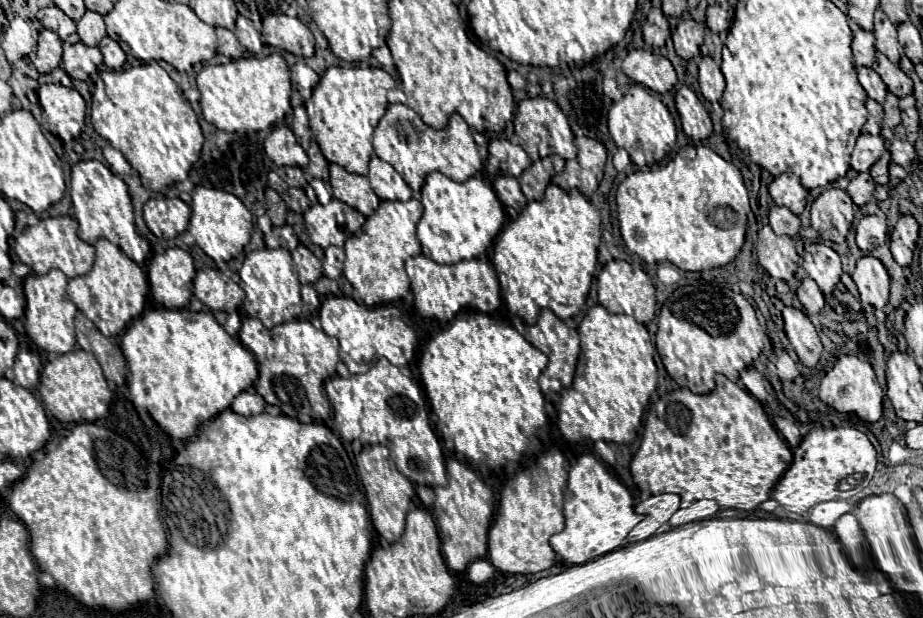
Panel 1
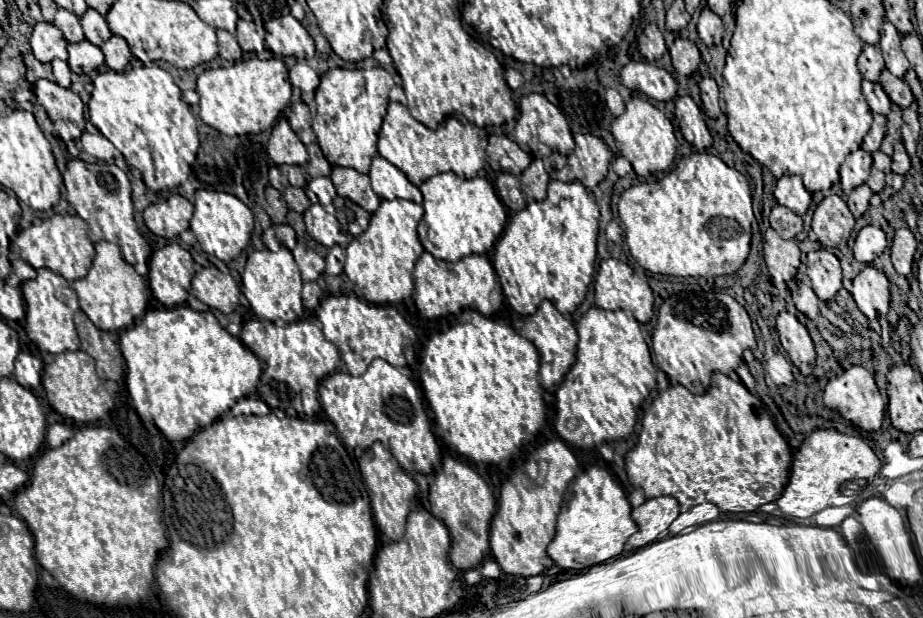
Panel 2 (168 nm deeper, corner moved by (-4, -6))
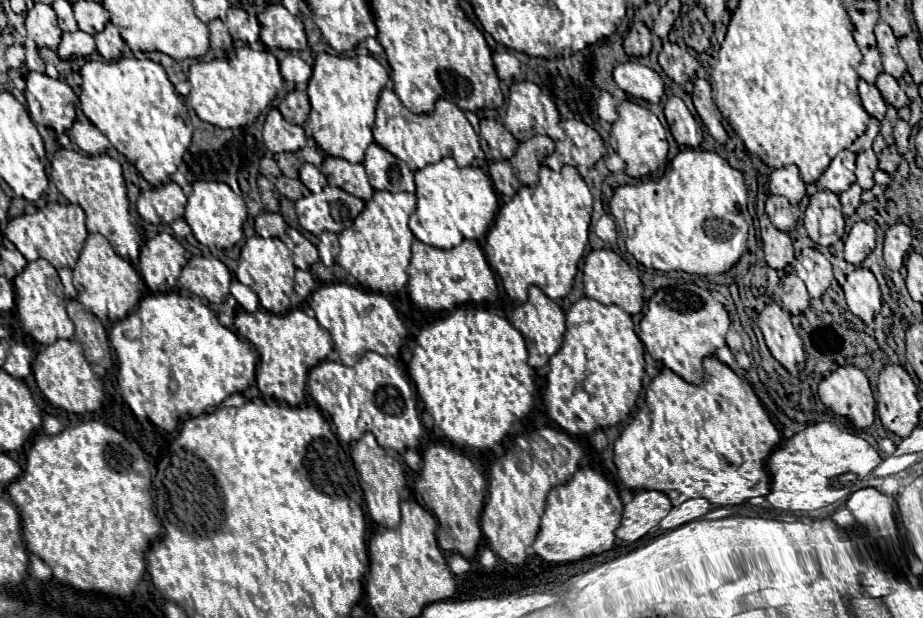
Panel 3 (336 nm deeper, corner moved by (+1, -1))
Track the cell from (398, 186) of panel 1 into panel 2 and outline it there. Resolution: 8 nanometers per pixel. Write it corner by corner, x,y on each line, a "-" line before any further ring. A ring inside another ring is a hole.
376,156
372,160
368,176
372,180
372,190
380,198
384,198
384,200
404,198
404,200
412,200
416,204
422,204
422,192
418,190
418,186
414,186
406,178
406,174
402,170
398,170
394,164
390,164
386,158

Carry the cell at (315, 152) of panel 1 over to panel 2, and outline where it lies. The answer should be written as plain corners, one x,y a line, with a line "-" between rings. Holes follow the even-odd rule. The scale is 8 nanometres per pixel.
312,142
310,146
308,146
308,164
306,164
306,172
310,174
310,176
330,176
330,172
332,172
332,166
330,166
330,162
324,158
324,154
322,154
322,150
320,150
320,146
316,144
316,142

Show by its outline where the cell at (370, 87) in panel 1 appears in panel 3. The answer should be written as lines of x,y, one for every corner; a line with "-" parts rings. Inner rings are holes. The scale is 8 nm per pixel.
319,53
315,57
313,75
309,79
309,127
313,127
313,139
325,155
339,157
349,163
363,161
365,149
373,143
371,127
375,121
375,107
387,79
389,73
371,55
333,57

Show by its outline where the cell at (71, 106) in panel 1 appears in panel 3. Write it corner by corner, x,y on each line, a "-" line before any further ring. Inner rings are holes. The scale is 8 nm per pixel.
29,72
25,76
26,88
24,95
27,102
27,110
31,120
37,123
43,123
47,127
53,127
55,131
69,131
73,121
75,121
75,103
77,103
77,95
73,93
73,89
59,79
51,79
45,73

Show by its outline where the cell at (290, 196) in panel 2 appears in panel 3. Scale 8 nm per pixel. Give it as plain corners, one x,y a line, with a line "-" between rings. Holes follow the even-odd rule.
279,177
277,181
275,181
275,187
277,187
277,191
283,195
283,197
287,197
287,199
291,199
291,201
297,201
297,199
301,199
303,197
303,183
299,181
299,179
289,179
289,177

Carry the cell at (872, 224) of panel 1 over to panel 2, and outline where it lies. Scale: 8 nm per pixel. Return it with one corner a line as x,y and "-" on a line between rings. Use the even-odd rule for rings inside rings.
864,226
854,242
854,258
858,262
870,264
876,256
882,254
882,250
886,248
886,234
882,232
882,228
878,226

